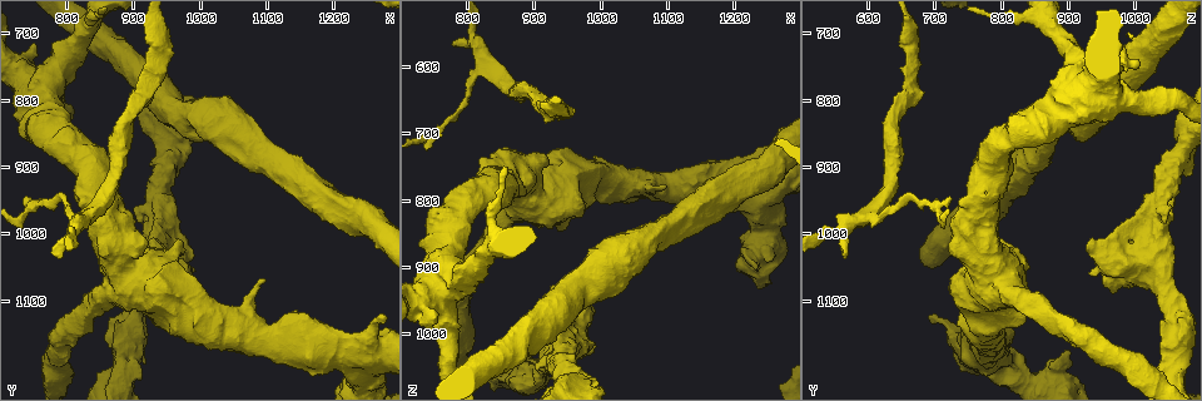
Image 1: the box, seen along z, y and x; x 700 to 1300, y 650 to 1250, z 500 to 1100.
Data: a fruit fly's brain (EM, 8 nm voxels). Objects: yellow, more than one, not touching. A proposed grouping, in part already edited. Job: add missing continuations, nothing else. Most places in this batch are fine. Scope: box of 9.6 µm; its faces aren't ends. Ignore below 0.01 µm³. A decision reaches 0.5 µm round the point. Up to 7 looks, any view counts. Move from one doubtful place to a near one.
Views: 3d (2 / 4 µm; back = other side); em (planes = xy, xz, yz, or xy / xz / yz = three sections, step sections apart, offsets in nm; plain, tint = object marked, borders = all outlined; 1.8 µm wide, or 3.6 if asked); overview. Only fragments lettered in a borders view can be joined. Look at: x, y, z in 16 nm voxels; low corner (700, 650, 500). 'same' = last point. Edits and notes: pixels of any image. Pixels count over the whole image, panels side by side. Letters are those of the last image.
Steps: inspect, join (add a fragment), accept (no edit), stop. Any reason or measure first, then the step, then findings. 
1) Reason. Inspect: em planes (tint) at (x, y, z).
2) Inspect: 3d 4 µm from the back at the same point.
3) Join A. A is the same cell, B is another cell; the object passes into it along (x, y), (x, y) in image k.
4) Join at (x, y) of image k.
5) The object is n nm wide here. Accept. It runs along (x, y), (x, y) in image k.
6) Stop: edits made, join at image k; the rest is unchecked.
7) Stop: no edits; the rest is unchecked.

Stops while still wide. Inspect: 3d 2 µm at (905, 980, 1050).

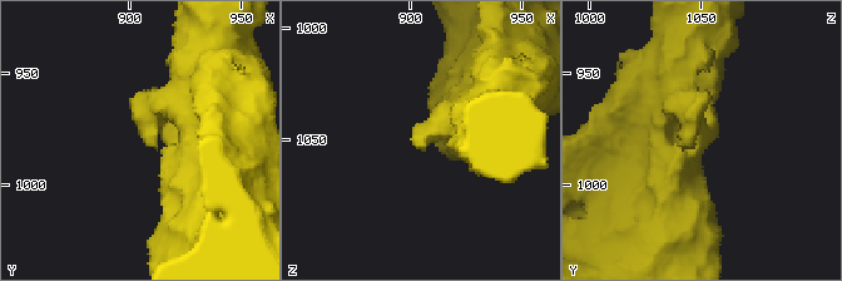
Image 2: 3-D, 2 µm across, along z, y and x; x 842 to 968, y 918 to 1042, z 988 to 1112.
Inspect: em planes (borders) at (909, 982, 1048).

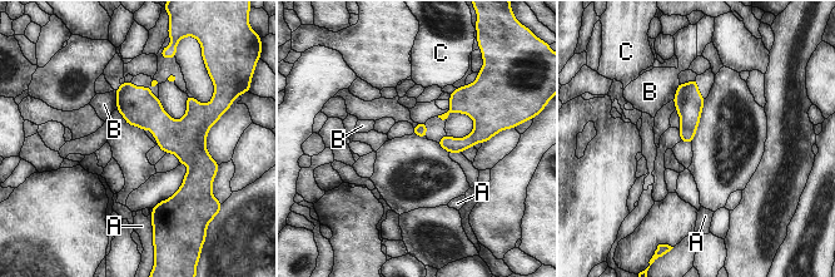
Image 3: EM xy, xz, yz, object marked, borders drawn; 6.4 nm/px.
Accept. A, B and C are other cells; a border runs along (114, 90), (117, 108) in image 3; none of them fits.

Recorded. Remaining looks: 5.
Thick end. Inspect: em yz step 4 (borders) at (1235, 1175, 895).

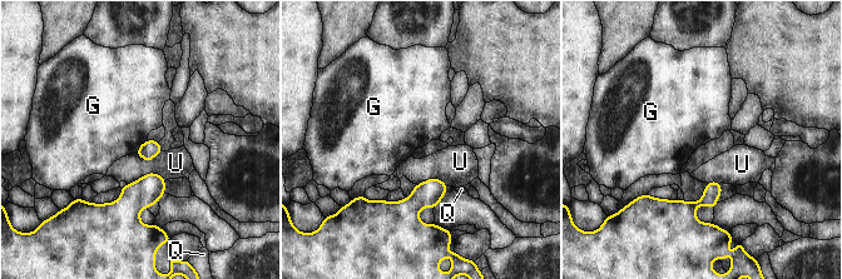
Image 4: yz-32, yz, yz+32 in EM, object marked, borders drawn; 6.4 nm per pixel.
Cut it another way. Inspect: em planes (borders) at the same point.

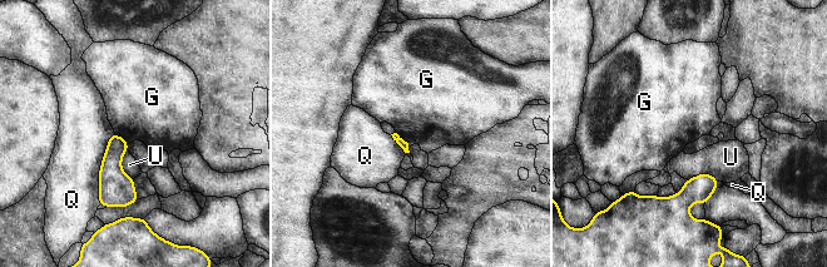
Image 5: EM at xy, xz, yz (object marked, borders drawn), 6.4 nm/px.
Accept. G, Q and U are other cells; a border runs along (114, 132), (128, 143) in image 5; no lettered fragment goes on from it.

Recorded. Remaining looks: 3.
Branch stops here. Inspect: em planes (plain) at (775, 1035, 565).

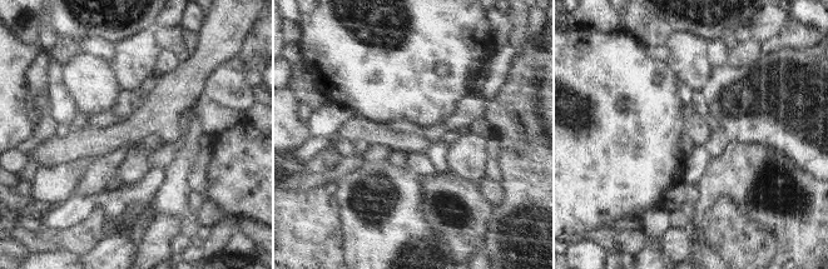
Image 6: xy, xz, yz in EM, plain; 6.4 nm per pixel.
What lies round it. Inspect: em planes (borders) at the same point.

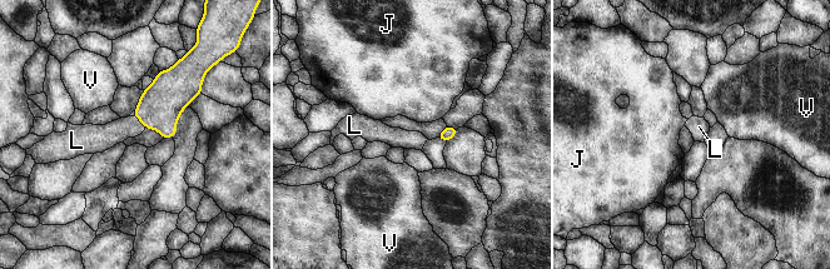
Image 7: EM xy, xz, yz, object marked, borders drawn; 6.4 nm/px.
The longest contact is with L, 110 nm. Join at (105, 137) of image 7. L is the same cell, J and V are other cells; it goes on there.

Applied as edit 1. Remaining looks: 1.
Stop: edits made, join at image 7; the rest is unchecked.

